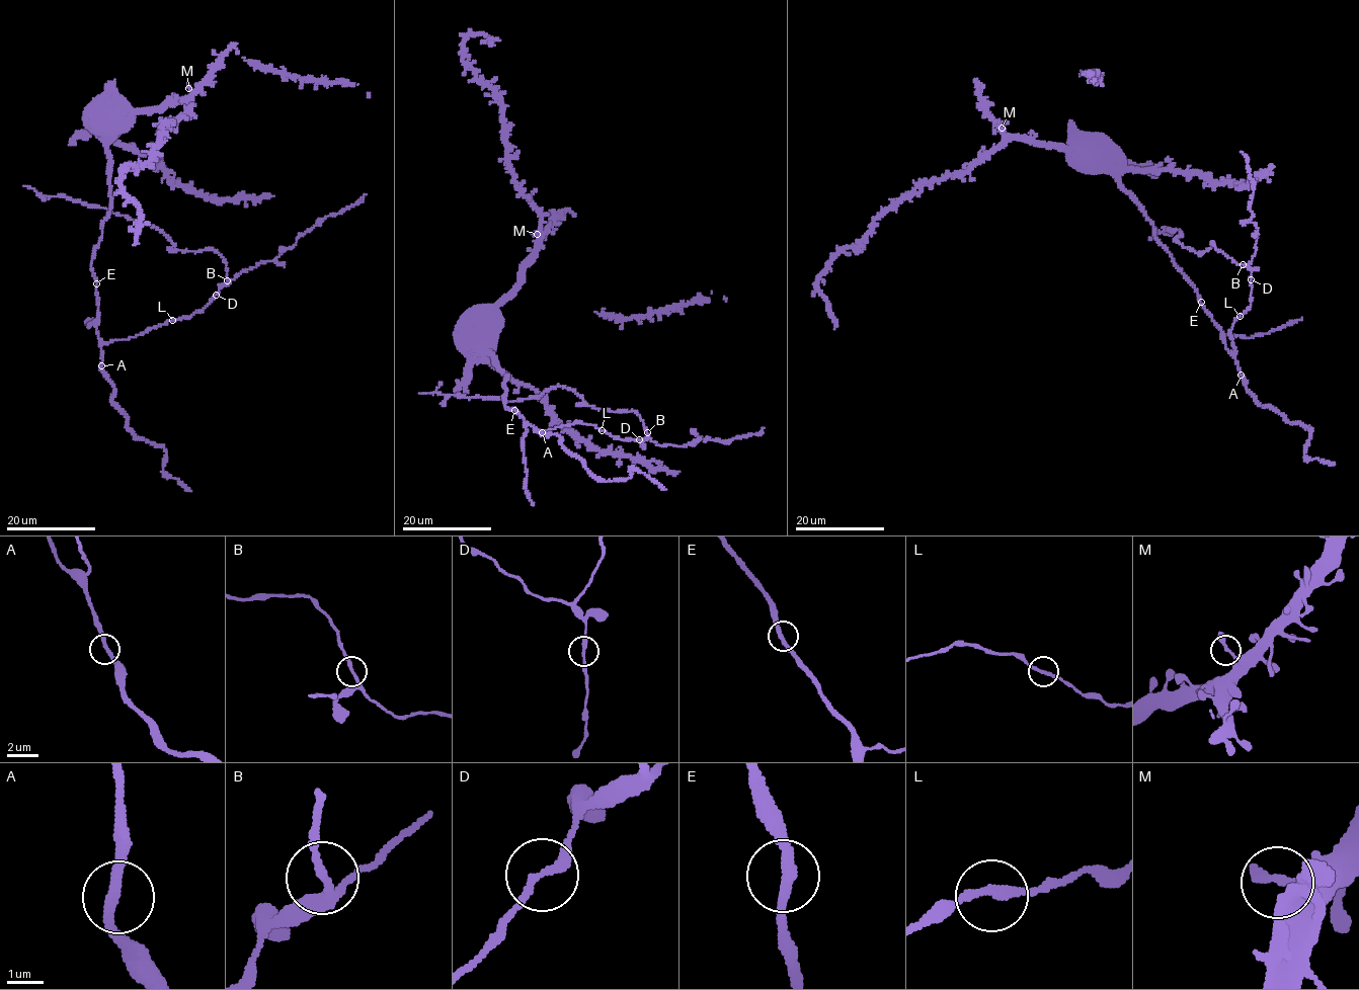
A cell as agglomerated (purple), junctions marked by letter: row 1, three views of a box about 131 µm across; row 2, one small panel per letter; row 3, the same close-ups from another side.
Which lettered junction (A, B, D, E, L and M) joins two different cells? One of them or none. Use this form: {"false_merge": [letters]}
{"false_merge": []}

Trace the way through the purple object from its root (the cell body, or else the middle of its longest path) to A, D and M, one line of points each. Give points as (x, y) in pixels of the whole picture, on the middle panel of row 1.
A: (478, 352), (483, 344), (501, 372), (507, 375), (504, 383), (506, 407), (514, 408), (526, 423), (542, 432)
D: (478, 352), (483, 344), (507, 375), (506, 407), (540, 431), (577, 422), (621, 439), (640, 439)
M: (478, 352), (497, 334), (497, 305), (518, 282), (520, 267), (534, 252), (541, 236), (537, 234)

